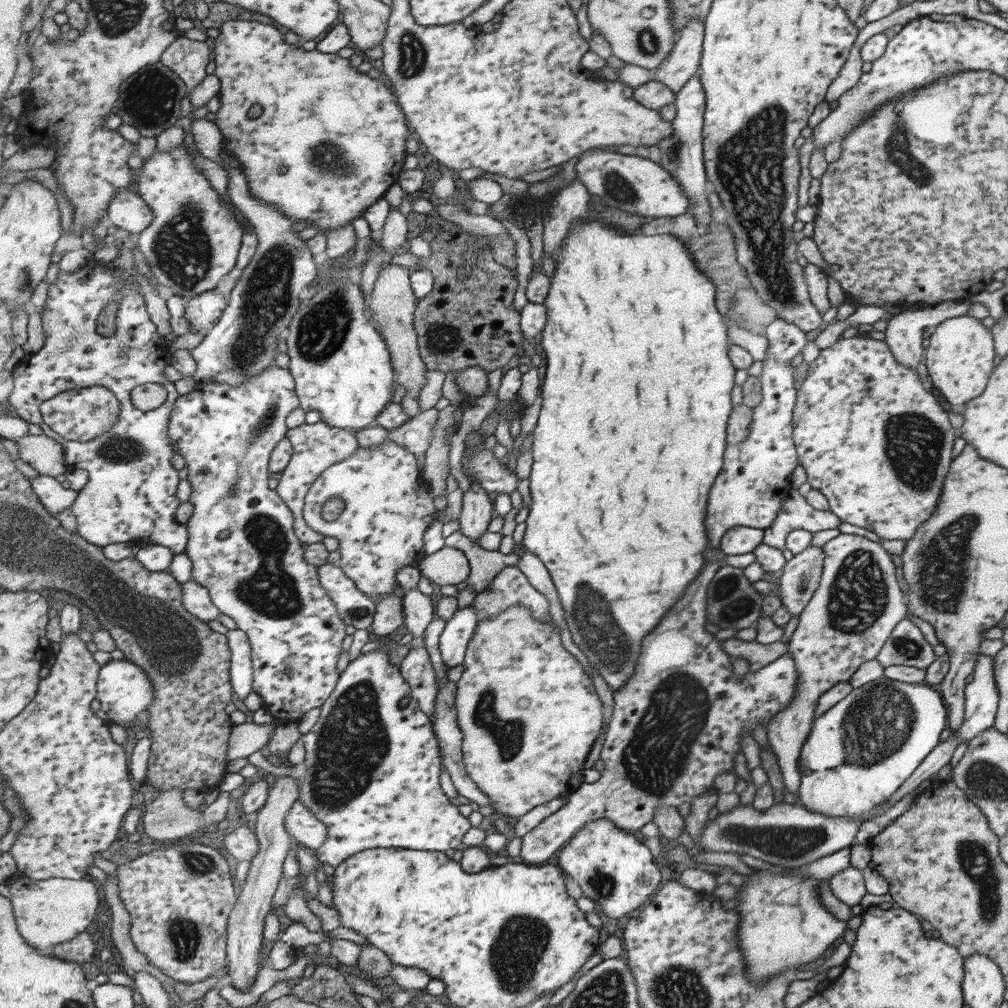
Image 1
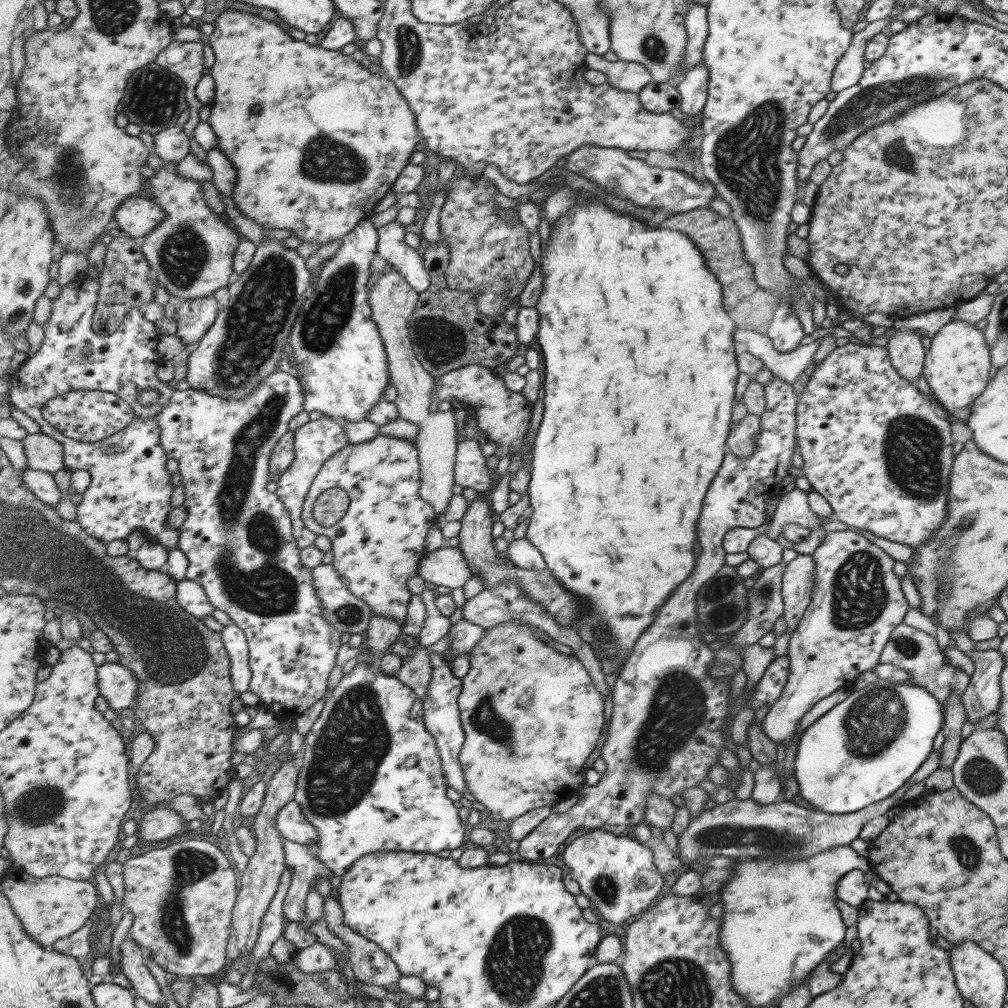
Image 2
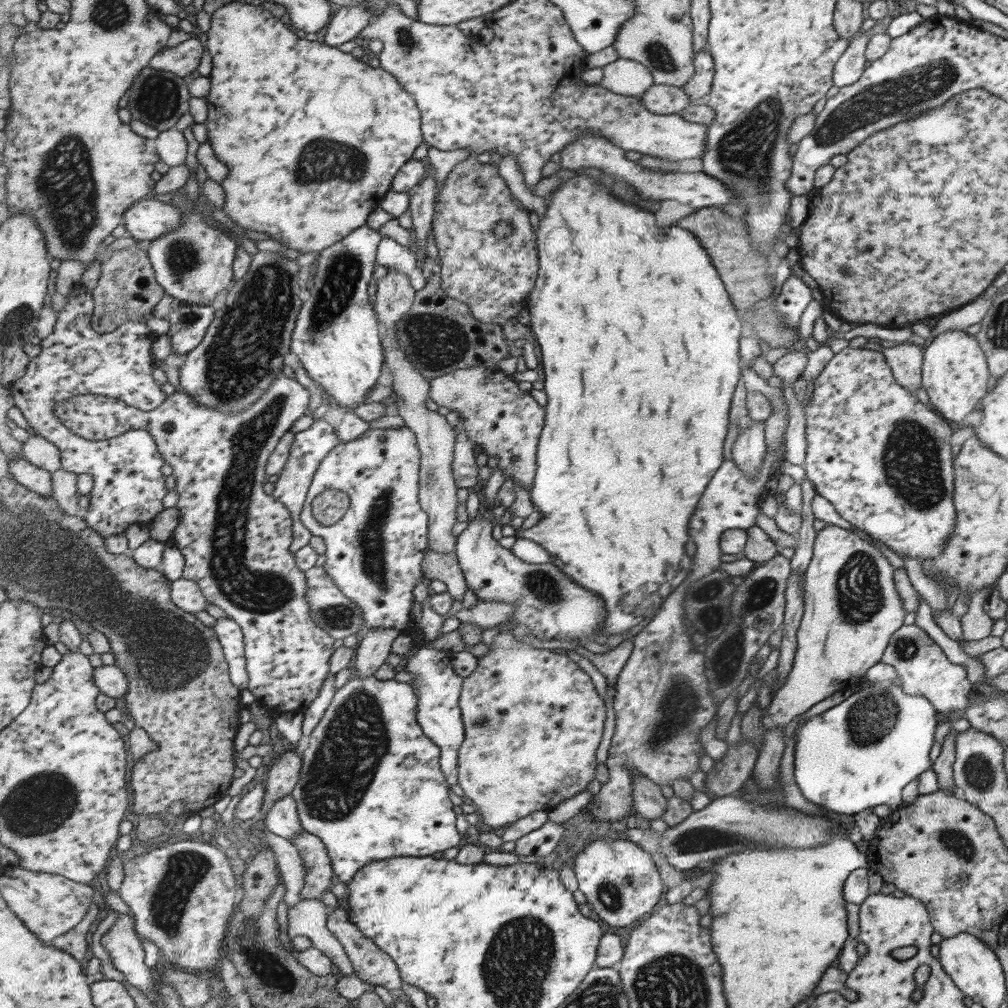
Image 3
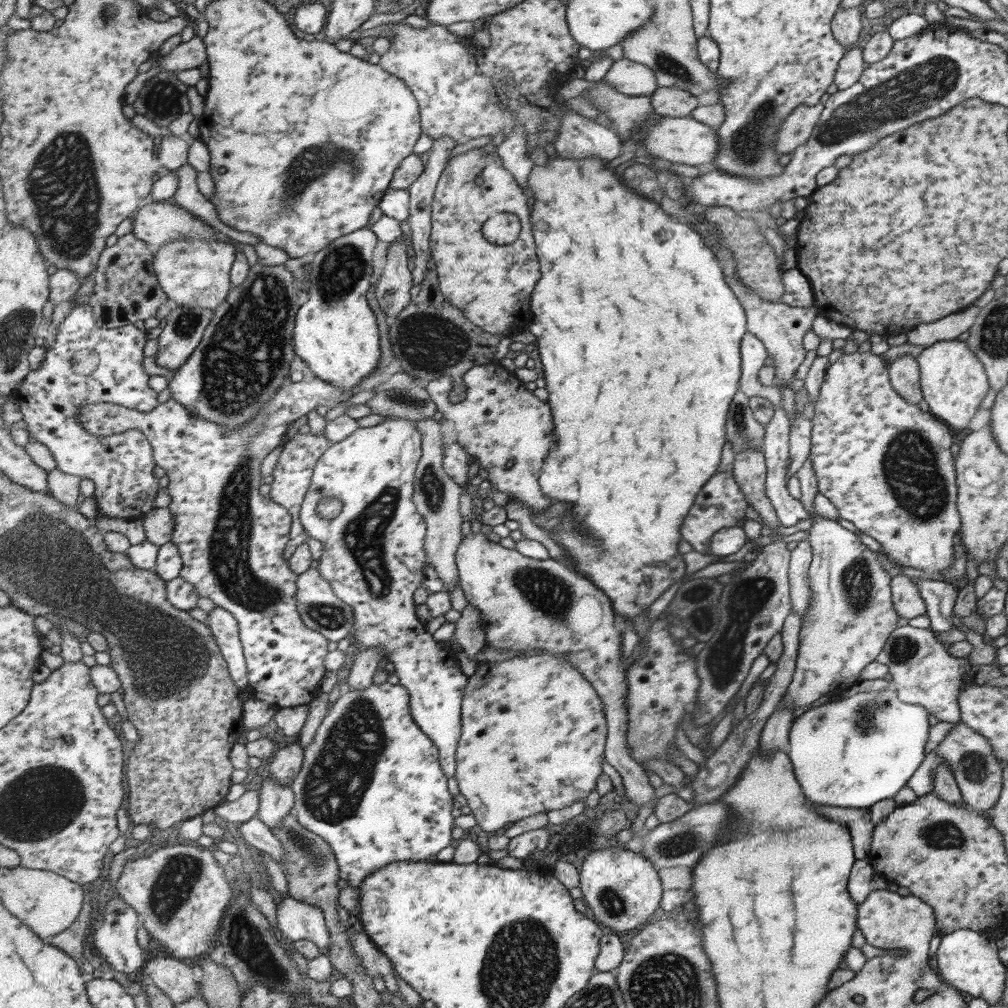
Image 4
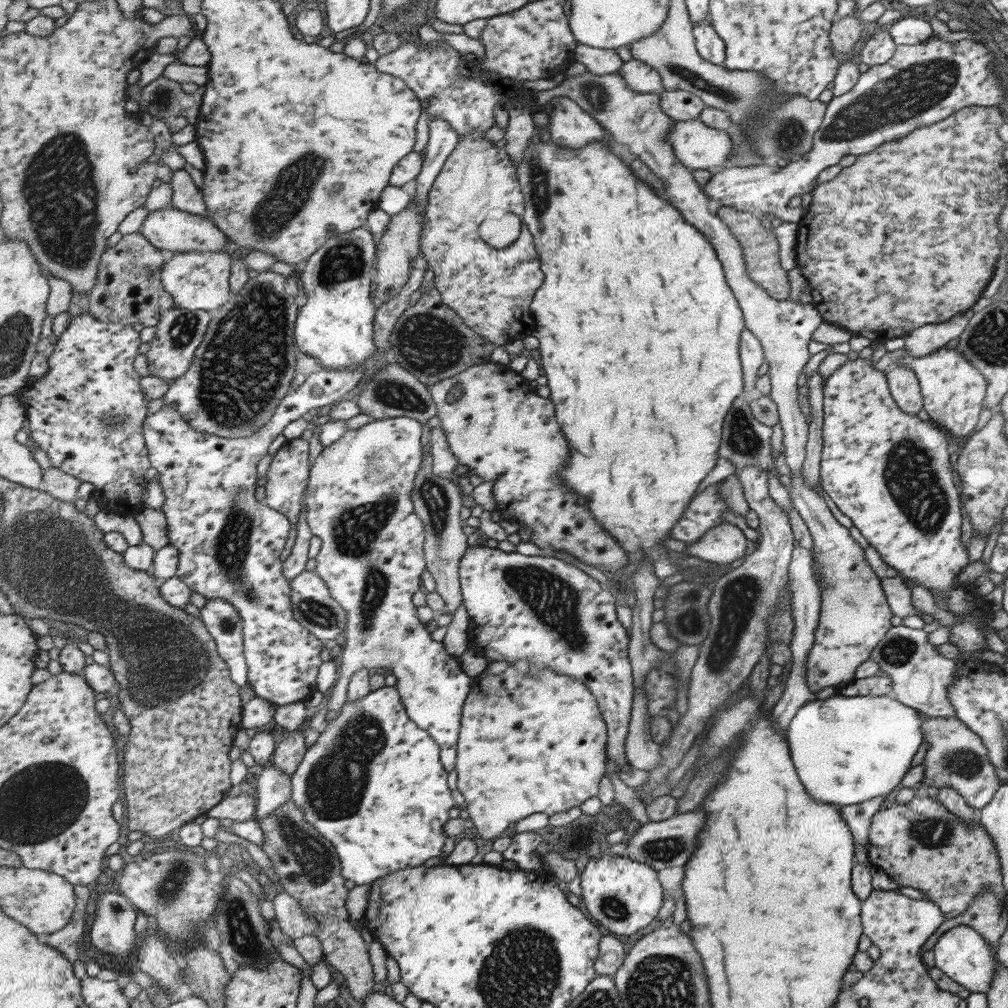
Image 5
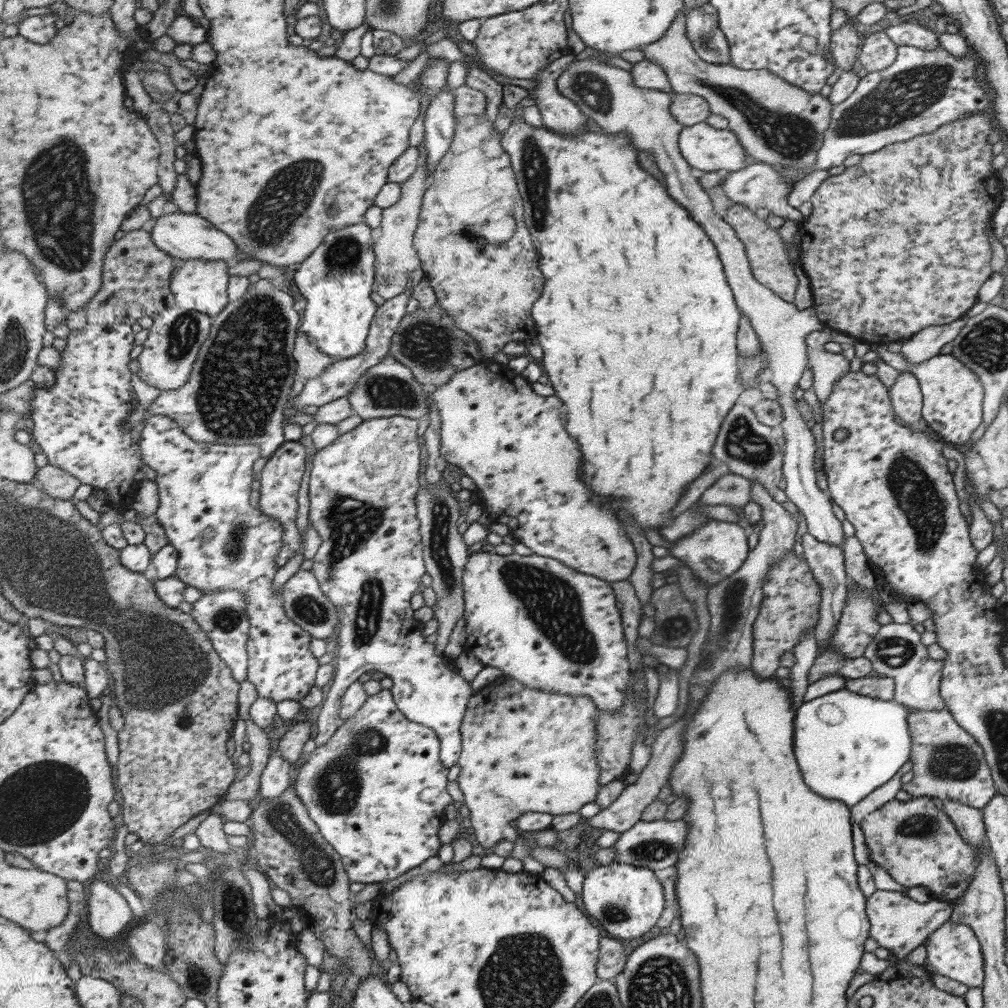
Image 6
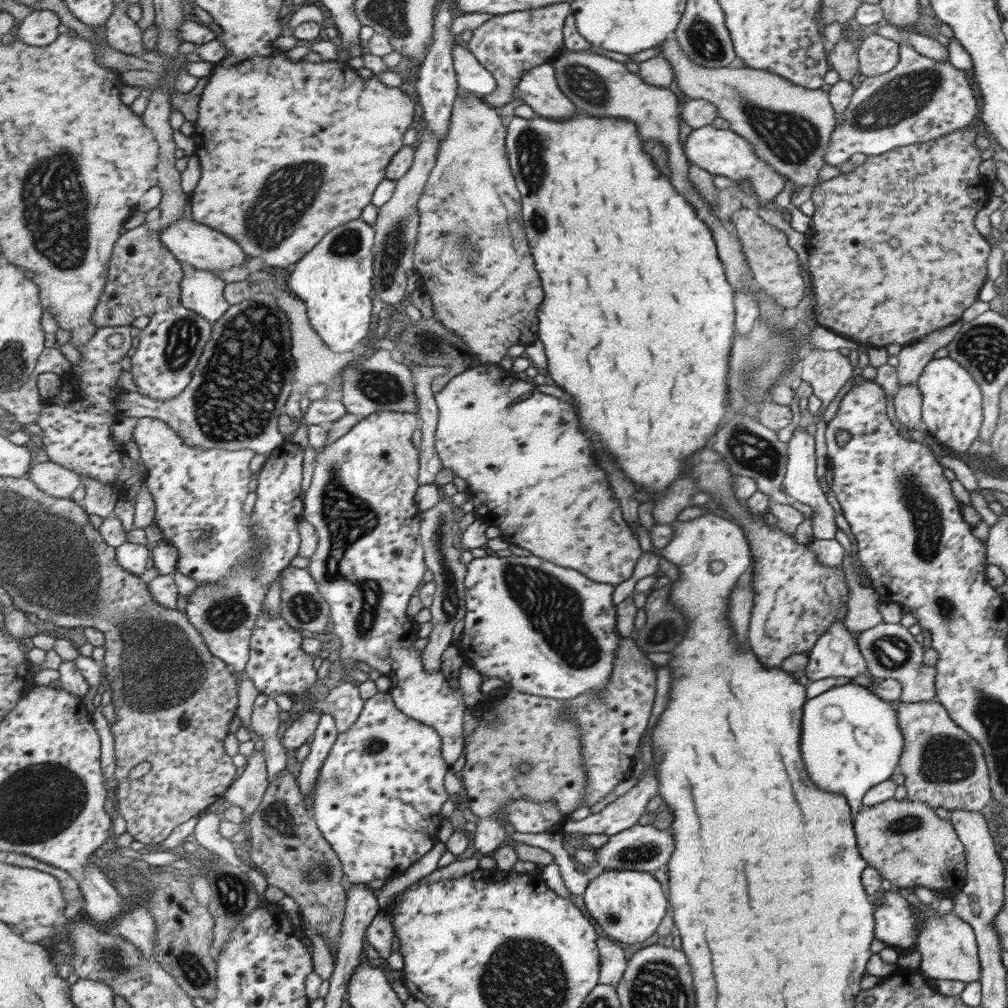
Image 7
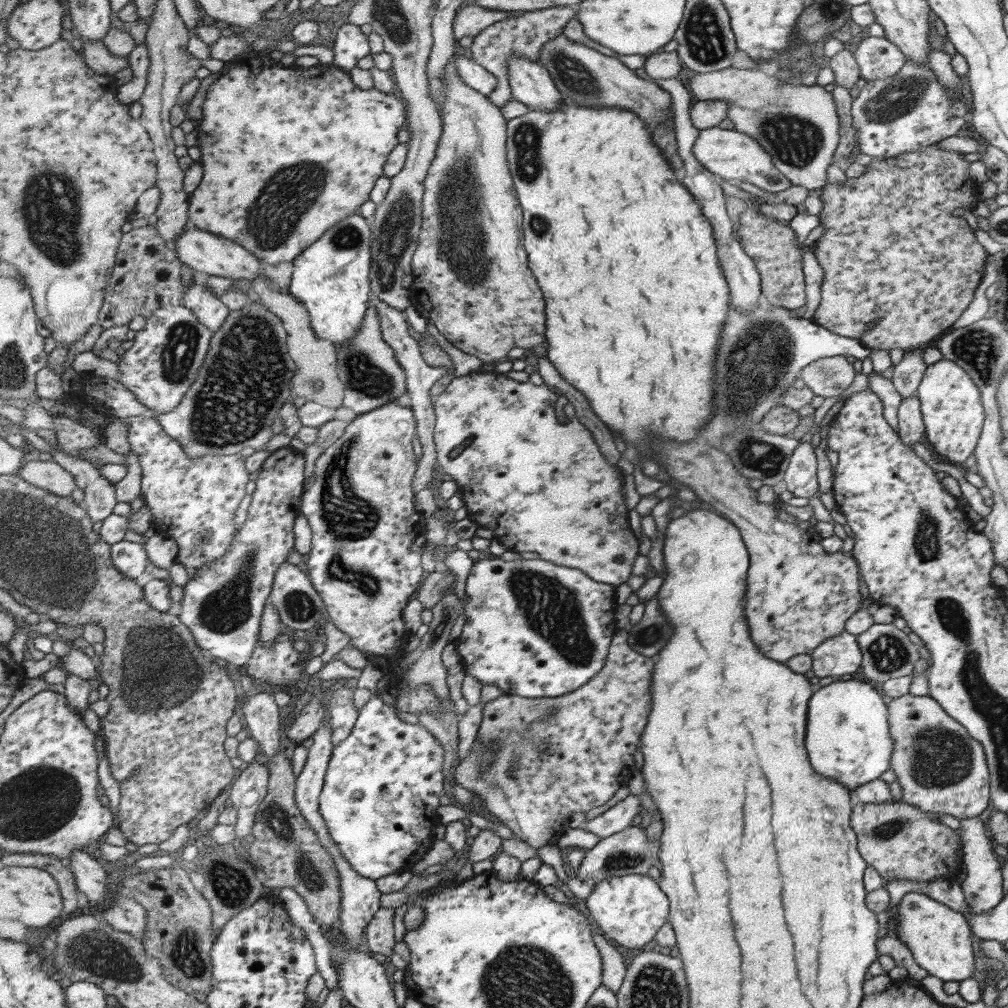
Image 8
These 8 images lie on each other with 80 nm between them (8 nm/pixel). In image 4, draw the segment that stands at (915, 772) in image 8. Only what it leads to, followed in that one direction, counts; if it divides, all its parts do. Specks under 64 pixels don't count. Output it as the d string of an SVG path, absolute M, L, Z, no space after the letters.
M955 723L955 726L934 748L938 762L946 764L951 769L953 780L965 806L979 812L985 812L994 805L1002 787L1001 764L992 754L991 747L986 740L987 738L983 738L962 723Z

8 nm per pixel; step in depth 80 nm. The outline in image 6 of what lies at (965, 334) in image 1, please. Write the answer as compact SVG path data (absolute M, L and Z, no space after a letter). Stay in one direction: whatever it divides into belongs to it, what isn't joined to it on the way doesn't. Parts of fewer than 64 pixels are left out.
M871 344L880 359L892 368L907 370L918 381L922 394L920 416L926 422L926 428L936 433L945 444L959 446L969 440L971 432L982 423L983 387L974 372L971 372L959 359L951 354L936 354L919 364L908 364L899 354L886 351L885 344Z

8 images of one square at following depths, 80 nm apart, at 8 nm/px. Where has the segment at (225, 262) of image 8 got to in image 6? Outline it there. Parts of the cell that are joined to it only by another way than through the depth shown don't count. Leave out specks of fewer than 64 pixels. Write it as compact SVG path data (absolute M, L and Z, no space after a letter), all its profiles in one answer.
M167 213L155 220L150 220L148 228L158 247L167 251L177 260L189 260L201 258L203 260L224 260L227 263L235 263L239 254L239 248L230 234L219 230L212 222L197 213Z

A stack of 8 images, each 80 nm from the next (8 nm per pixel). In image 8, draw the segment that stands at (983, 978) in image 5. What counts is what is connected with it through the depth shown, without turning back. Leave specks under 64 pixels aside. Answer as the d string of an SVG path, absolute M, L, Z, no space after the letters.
M907 892L896 906L894 934L911 952L917 966L942 982L965 980L973 974L973 948L970 926L962 914L929 898L926 894Z

